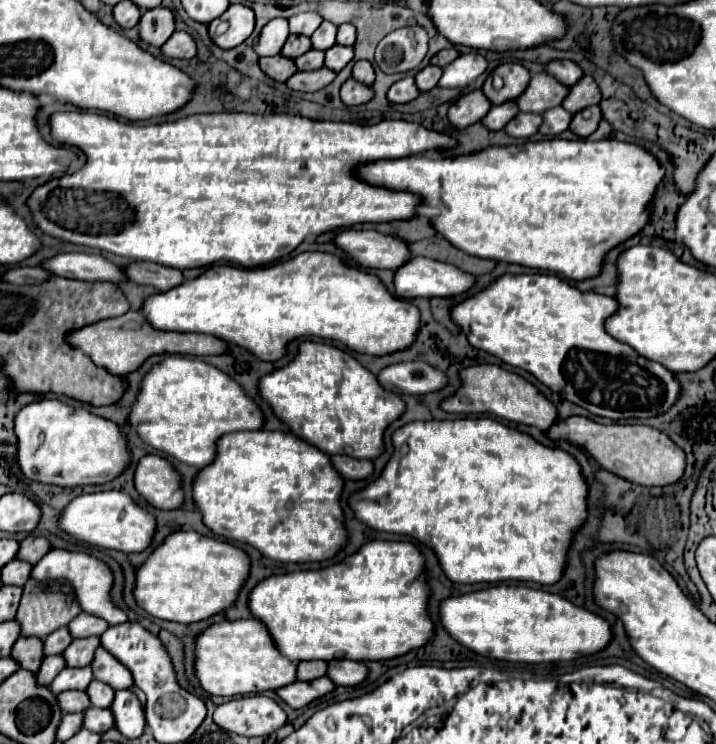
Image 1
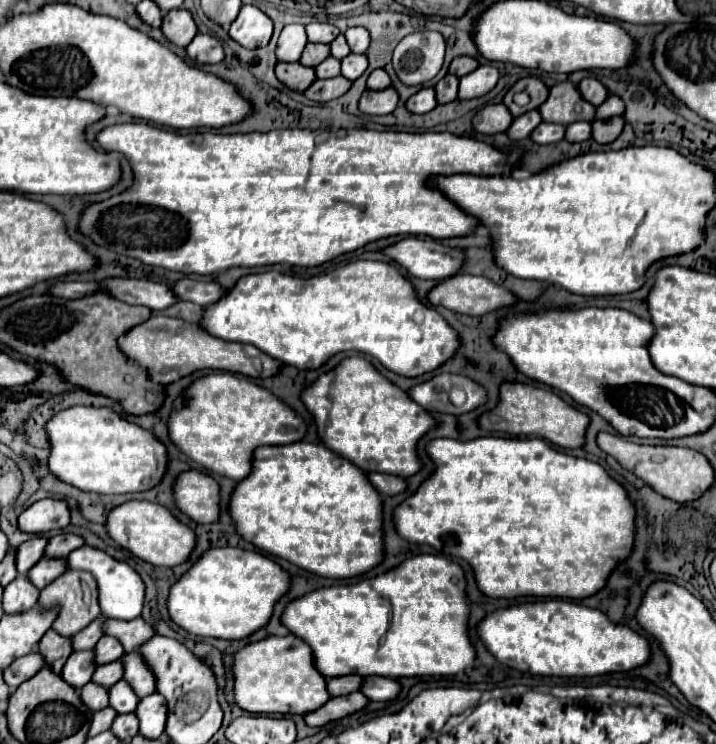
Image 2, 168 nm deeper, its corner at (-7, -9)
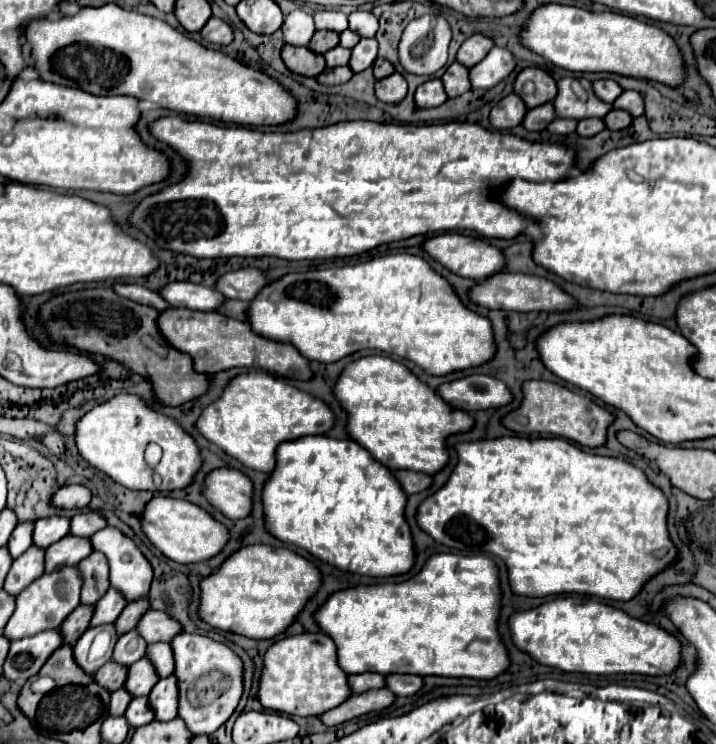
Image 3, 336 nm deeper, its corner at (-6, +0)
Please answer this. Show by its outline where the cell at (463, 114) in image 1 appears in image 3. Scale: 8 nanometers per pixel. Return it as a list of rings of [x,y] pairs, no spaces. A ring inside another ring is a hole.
[[[508,94],[506,98],[502,98],[490,112],[490,124],[498,130],[508,130],[520,124],[520,120],[524,118],[526,112],[526,104],[522,102],[522,98],[518,94]]]

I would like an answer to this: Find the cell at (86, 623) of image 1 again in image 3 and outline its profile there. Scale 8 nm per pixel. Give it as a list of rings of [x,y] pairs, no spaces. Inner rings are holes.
[[[150,610],[138,620],[136,632],[148,644],[168,642],[168,640],[172,640],[172,636],[176,636],[180,632],[180,624],[174,618],[170,618],[168,614],[160,612],[160,610]]]

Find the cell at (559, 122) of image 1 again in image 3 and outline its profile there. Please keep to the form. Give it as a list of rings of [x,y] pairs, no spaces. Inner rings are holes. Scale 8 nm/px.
[[[584,118],[578,122],[578,128],[576,128],[580,136],[594,136],[600,130],[604,130],[604,122],[600,118]]]

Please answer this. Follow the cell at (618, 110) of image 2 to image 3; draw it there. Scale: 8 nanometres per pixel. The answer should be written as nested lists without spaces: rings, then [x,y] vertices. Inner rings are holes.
[[[624,90],[624,92],[612,102],[612,106],[630,112],[634,118],[644,114],[644,100],[642,100],[642,96],[640,96],[638,92],[634,92],[634,90]]]

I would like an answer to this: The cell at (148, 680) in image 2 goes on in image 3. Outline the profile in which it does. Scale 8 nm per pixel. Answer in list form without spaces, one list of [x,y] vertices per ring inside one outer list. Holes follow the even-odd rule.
[[[156,642],[156,644],[148,644],[146,646],[146,658],[152,662],[156,674],[160,678],[166,678],[174,672],[174,664],[172,664],[172,648],[168,642]]]

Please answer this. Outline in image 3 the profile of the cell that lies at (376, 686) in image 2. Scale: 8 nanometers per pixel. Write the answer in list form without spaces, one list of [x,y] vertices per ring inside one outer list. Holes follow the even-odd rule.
[[[388,674],[386,688],[396,696],[410,696],[422,688],[422,678],[412,674]]]

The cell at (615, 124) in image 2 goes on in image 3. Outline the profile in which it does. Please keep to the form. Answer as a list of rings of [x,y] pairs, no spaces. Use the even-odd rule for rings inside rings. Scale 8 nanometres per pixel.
[[[610,110],[604,116],[604,124],[608,130],[622,130],[630,126],[630,122],[632,122],[632,116],[626,110]]]

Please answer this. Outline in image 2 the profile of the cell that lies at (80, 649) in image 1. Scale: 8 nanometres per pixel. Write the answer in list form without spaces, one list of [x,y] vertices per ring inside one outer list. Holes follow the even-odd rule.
[[[109,635],[101,637],[101,641],[95,645],[95,663],[103,665],[119,657],[123,657],[123,645],[115,637],[109,637]]]

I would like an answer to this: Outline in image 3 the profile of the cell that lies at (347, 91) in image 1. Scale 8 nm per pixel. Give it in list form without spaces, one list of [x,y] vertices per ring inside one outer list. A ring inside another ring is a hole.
[[[394,72],[392,76],[386,76],[382,80],[378,80],[376,86],[374,86],[376,98],[380,102],[386,102],[386,104],[400,102],[406,96],[406,88],[408,88],[406,86],[406,80],[398,72]]]

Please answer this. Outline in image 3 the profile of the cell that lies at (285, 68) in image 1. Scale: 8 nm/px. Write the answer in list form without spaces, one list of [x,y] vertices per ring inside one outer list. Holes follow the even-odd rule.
[[[286,44],[282,48],[282,60],[286,64],[288,70],[292,70],[294,74],[300,74],[300,76],[318,76],[326,64],[324,64],[324,56],[322,54],[314,54],[310,48],[296,48],[296,46],[290,46]]]

